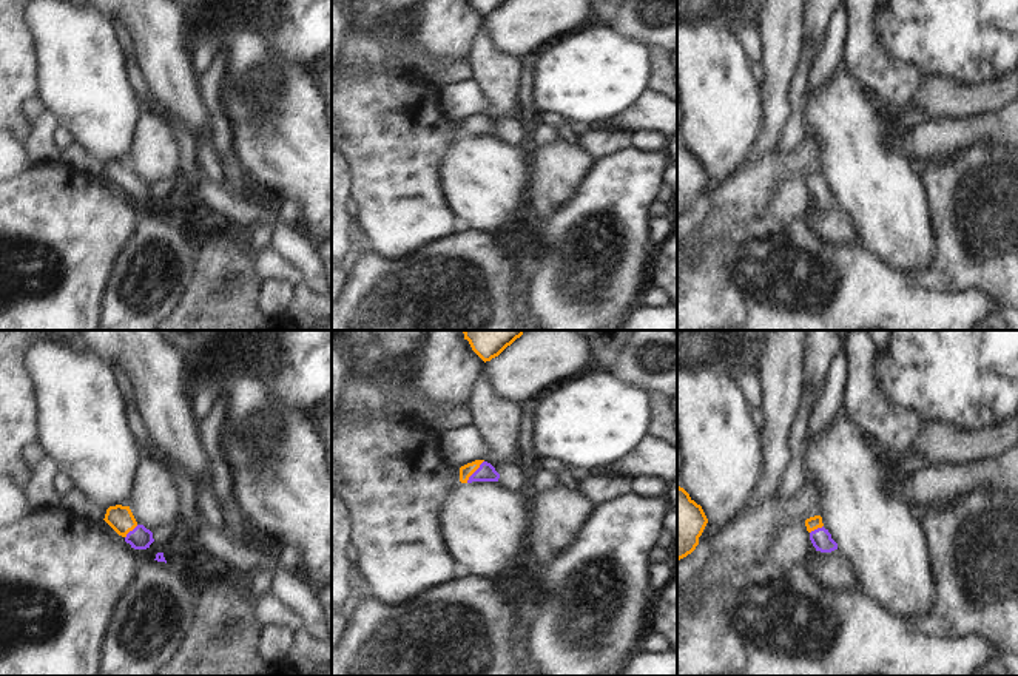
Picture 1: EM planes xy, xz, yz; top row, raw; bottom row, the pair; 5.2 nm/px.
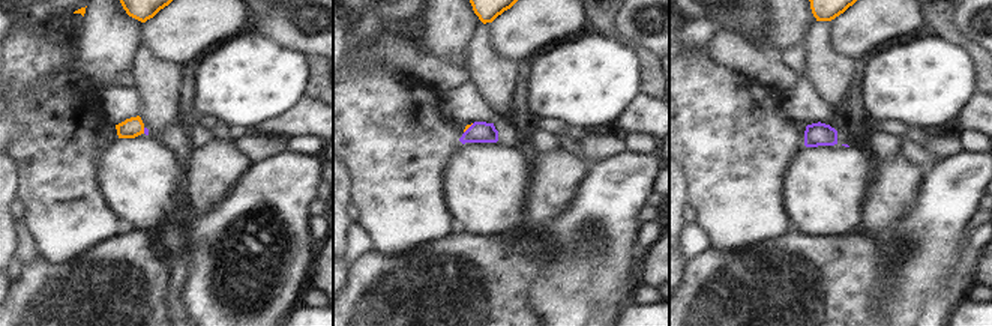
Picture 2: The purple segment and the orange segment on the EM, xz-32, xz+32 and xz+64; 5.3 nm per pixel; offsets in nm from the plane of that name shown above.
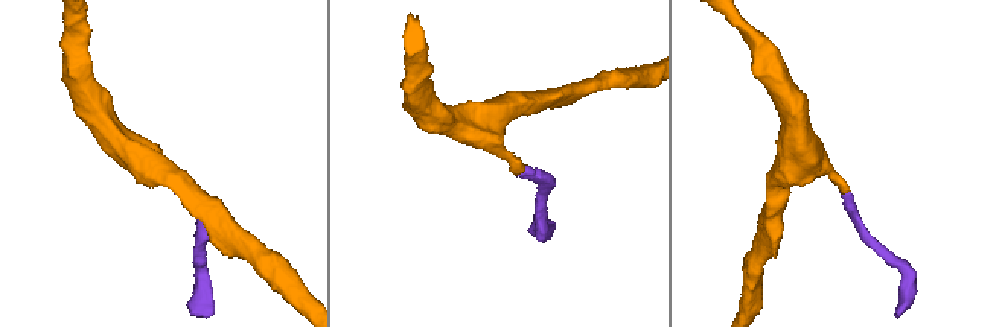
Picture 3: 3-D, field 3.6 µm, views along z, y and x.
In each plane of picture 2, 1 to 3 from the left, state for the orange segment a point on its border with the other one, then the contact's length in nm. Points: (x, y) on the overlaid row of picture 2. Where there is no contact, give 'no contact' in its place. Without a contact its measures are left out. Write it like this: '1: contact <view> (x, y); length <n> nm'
1: contact xz-32 (144, 131); length 30 nm
2: contact xz+32 (468, 128); length 80 nm
3: no contact

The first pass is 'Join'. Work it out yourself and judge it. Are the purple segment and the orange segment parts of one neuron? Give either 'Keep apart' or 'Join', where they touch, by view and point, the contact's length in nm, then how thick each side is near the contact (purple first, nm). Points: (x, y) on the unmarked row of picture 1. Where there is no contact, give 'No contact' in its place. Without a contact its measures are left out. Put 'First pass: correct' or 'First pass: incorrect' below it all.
Join. Touches purple at xz (475, 125). Shared border 150 nm. Thickness 100 nm (purple) against 70 nm.
First pass: correct

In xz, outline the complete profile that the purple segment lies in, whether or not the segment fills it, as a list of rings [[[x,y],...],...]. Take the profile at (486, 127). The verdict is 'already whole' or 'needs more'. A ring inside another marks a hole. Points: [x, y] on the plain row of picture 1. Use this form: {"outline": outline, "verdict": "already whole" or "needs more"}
{"outline": [[[475,114],[460,122],[460,136],[472,137],[472,136],[498,136],[500,128],[495,122],[484,116]]], "verdict": "needs more"}

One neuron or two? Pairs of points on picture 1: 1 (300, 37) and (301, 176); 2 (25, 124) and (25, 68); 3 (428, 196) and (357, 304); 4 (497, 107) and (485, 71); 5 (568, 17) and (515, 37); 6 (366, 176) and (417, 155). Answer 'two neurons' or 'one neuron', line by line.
1: two neurons
2: one neuron
3: two neurons
4: one neuron
5: one neuron
6: one neuron

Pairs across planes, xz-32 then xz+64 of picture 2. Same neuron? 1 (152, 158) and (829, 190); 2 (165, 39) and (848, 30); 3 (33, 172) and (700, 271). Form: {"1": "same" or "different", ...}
{"1": "same", "2": "same", "3": "different"}

